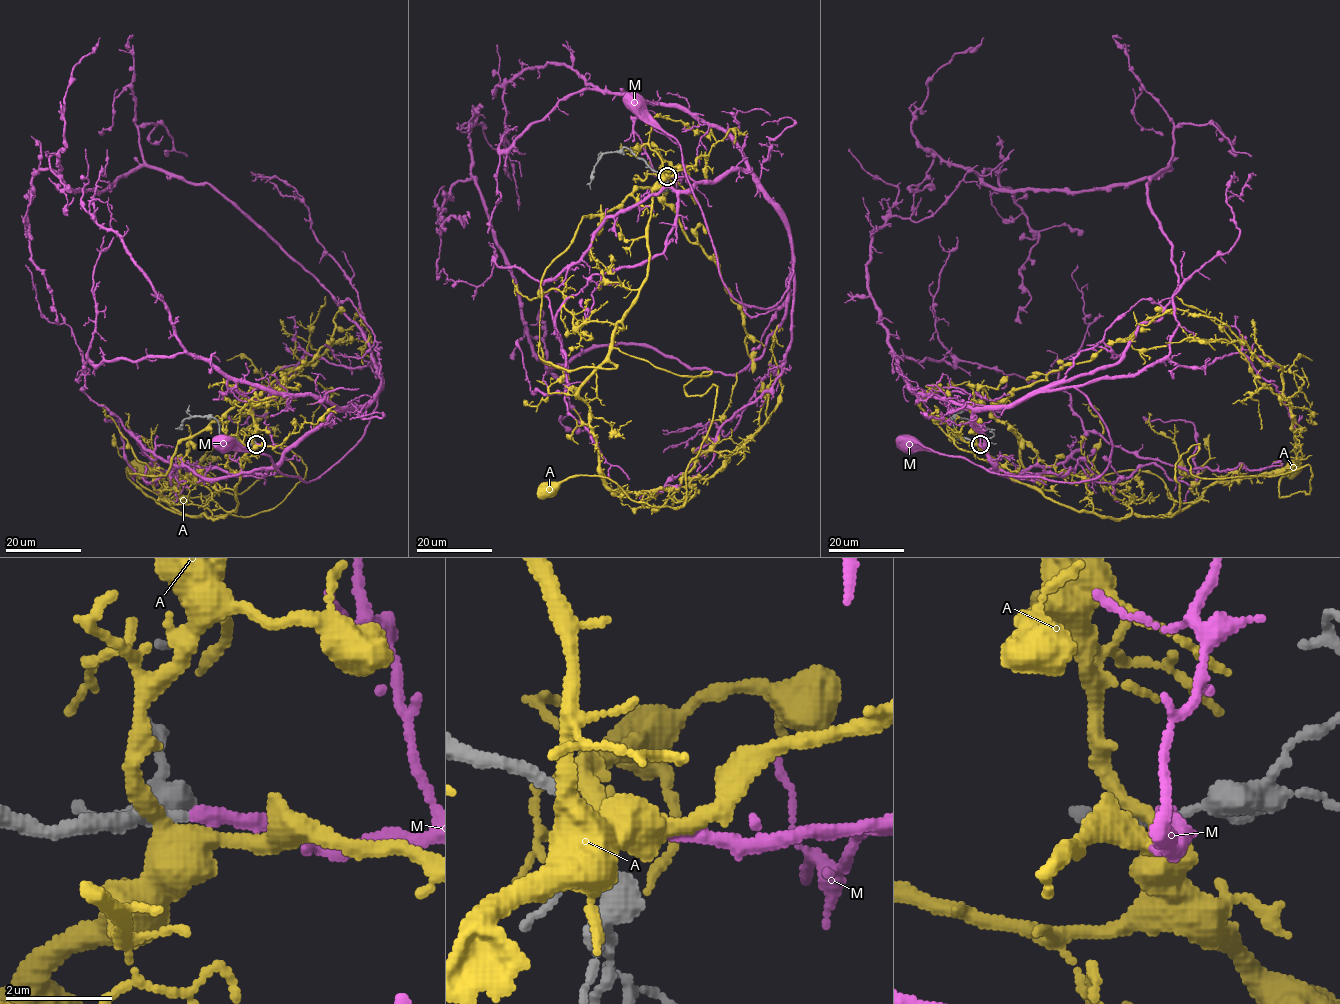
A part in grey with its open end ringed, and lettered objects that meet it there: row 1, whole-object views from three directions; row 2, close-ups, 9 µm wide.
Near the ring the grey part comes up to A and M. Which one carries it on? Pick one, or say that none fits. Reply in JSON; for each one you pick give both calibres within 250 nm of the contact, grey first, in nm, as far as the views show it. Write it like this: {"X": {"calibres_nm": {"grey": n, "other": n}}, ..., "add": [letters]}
{"M": {"calibres_nm": {"grey": 180, "other": 280}}, "add": ["M"]}

